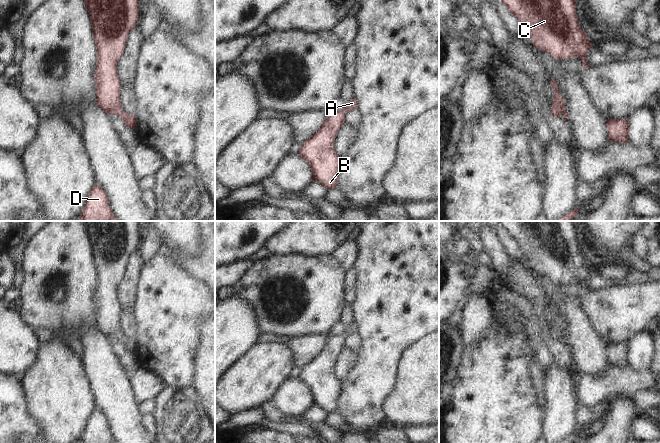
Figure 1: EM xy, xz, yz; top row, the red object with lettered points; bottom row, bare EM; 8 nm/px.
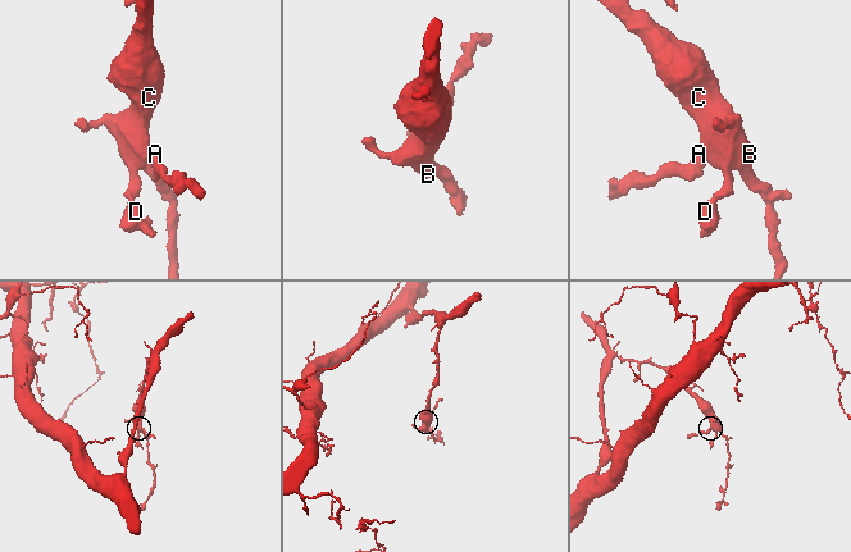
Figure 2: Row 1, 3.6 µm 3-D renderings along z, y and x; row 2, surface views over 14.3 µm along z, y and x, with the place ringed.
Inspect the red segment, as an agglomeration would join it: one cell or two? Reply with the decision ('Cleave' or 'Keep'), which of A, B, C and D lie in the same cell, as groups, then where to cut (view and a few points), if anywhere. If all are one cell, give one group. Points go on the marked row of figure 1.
Keep. Groups: A B C D. No split.

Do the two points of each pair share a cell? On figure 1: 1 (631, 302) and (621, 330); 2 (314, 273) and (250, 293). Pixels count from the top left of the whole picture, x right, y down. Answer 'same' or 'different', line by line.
1: same
2: same

